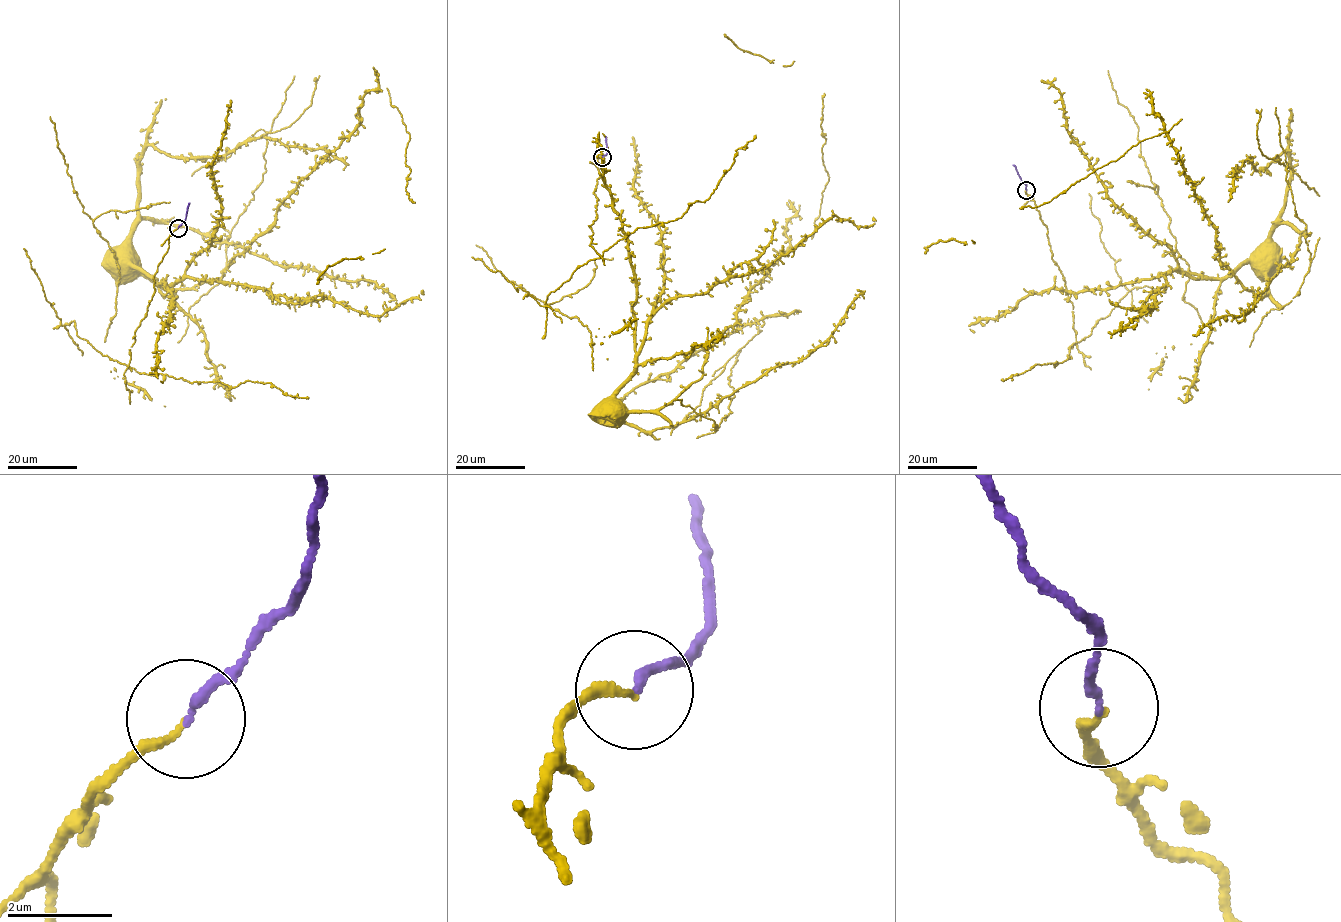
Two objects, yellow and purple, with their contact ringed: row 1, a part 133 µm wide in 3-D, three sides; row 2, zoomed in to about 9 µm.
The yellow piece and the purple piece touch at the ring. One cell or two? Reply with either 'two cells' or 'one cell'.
one cell

